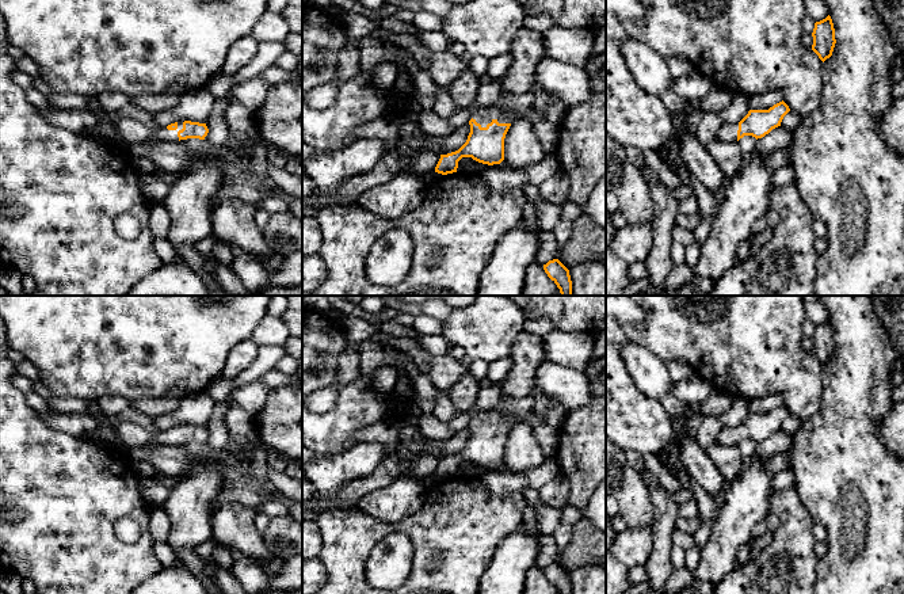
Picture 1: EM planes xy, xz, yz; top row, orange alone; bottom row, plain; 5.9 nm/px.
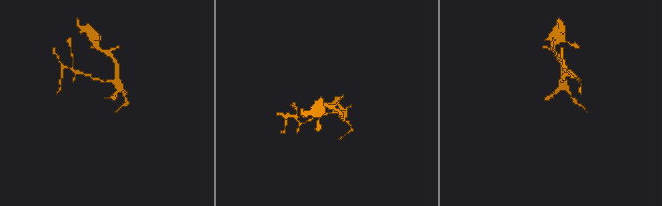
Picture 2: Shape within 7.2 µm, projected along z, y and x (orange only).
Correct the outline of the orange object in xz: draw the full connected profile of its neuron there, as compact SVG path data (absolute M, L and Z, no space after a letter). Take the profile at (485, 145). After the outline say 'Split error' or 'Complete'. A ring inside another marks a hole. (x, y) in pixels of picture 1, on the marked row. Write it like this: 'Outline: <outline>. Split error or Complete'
Outline: M499 100L488 107L473 110L469 121L470 127L466 142L455 152L440 155L435 172L447 175L457 172L462 157L493 165L504 160L504 138L510 126L518 118L500 106Z. Split error

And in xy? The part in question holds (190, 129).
Outline: M122 118L115 122L115 129L121 137L122 144L133 145L144 141L173 141L187 138L199 138L207 141L209 129L206 123L199 122L175 122L159 129L150 129L137 119Z. Split error

